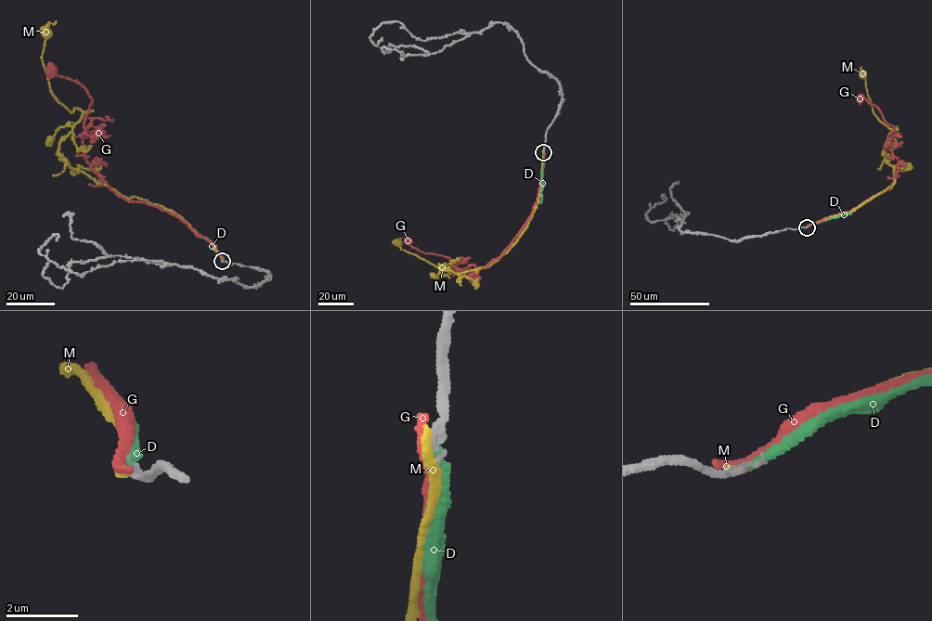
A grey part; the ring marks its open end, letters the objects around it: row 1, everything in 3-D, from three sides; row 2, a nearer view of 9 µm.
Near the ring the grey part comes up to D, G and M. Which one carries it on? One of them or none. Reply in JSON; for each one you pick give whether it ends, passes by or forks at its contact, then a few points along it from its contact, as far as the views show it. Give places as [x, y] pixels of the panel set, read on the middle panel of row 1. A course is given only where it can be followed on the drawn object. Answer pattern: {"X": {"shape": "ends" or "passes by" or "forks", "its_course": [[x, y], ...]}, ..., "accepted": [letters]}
{"D": {"shape": "ends", "its_course": [[543, 152], [539, 203]]}, "accepted": ["D"]}

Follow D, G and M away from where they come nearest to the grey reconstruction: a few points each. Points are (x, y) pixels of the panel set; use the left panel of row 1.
D: (222, 261), (213, 244), (201, 236)
G: (222, 261), (211, 241), (175, 215), (125, 200), (94, 171), (82, 148), (92, 99), (50, 69)
M: (222, 261), (170, 210), (97, 184), (59, 155), (58, 143), (83, 112), (51, 92), (45, 32)

